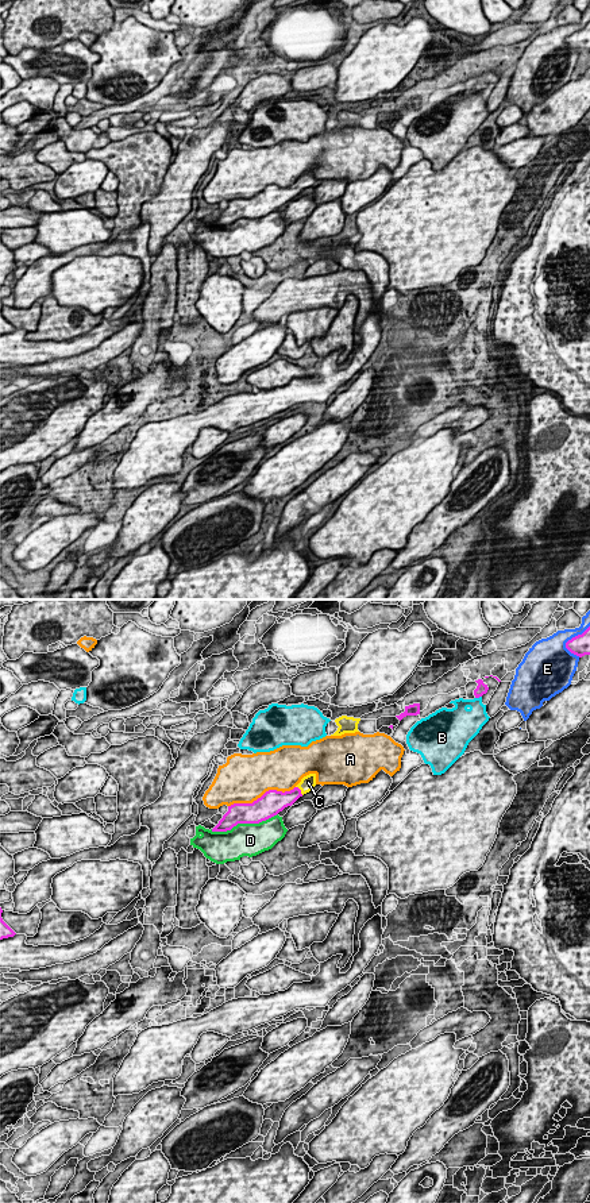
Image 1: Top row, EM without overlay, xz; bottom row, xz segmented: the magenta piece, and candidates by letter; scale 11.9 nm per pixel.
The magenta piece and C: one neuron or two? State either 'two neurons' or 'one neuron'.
one neuron

